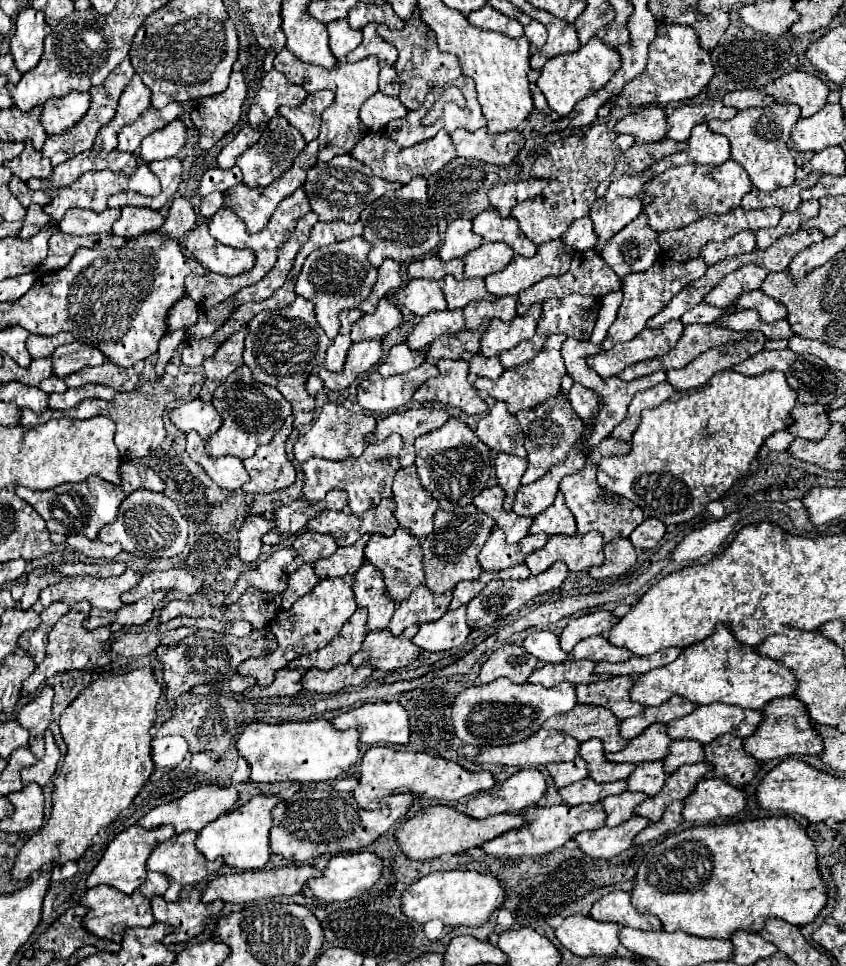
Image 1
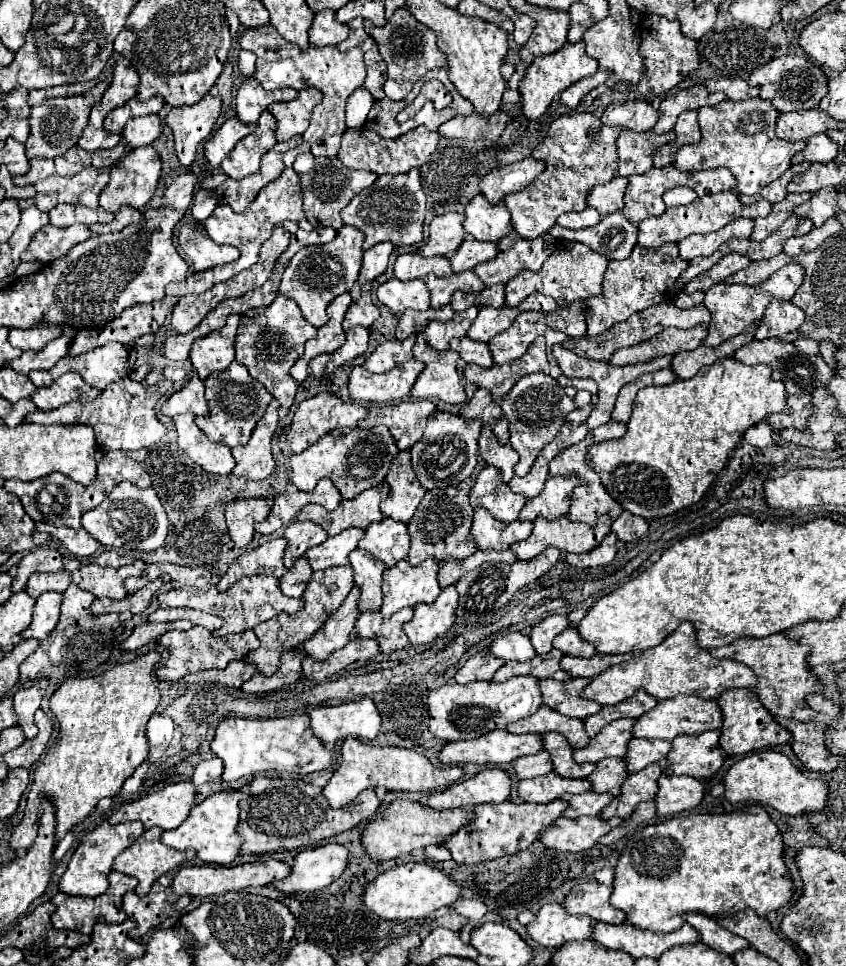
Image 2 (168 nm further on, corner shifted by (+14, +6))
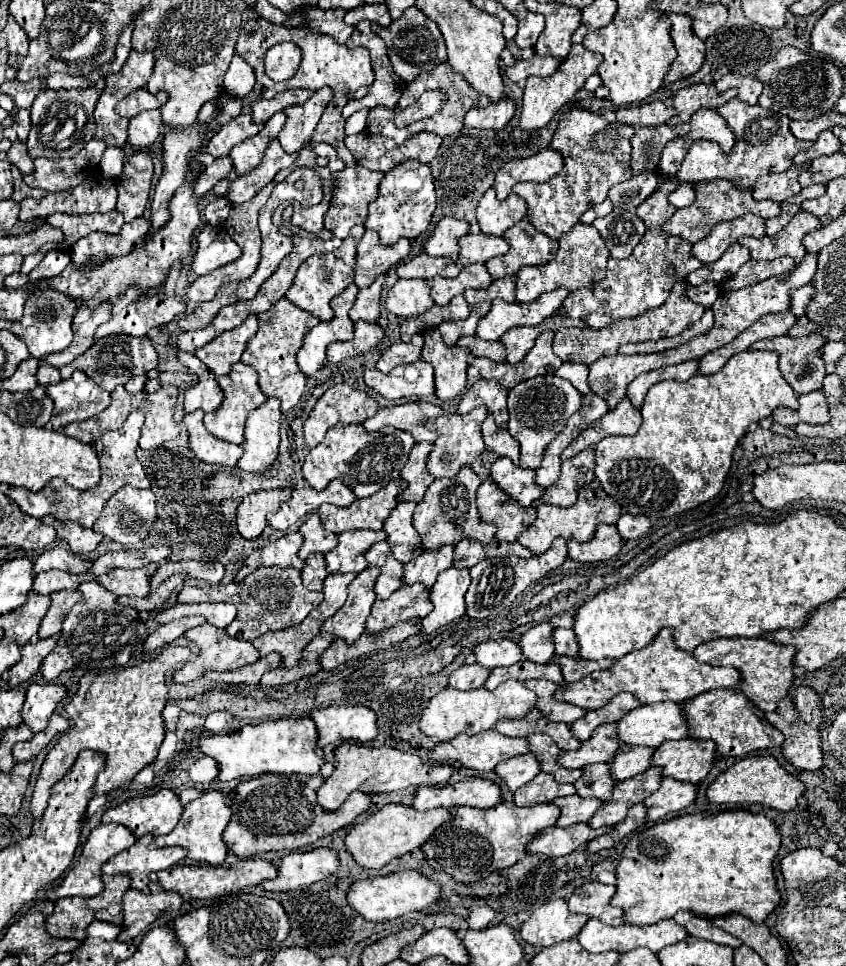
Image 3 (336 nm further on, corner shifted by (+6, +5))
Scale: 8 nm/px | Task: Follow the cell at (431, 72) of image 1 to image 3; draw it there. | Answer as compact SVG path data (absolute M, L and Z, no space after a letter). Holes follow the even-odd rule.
M416 7L406 9L406 13L392 21L390 27L380 27L378 23L372 23L372 29L378 37L384 39L386 47L388 47L388 57L392 61L394 71L406 81L414 81L420 73L434 69L436 65L446 61L446 45L444 45L444 37L414 37L414 33L440 33L438 25L434 21L430 21L422 11L418 11Z

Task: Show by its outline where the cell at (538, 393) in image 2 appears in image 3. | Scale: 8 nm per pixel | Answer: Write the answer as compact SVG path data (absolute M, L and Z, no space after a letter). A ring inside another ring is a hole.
M556 375L532 377L512 387L508 393L508 431L520 443L520 467L538 469L544 457L546 445L562 431L568 417L580 409L582 395L570 385L570 381L560 379Z

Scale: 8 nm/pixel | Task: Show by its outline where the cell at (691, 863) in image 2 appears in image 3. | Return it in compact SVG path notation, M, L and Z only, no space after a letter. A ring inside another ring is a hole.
M736 809L710 817L694 813L660 821L654 827L632 835L626 843L622 859L616 867L616 893L612 897L612 905L624 911L624 923L630 925L654 925L662 919L672 919L680 909L706 919L740 913L750 917L754 923L762 923L780 901L772 873L772 861L778 849L778 829L762 813Z

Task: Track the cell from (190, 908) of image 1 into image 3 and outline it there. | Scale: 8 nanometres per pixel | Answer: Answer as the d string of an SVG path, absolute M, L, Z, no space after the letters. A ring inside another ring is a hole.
M157 883L146 893L140 893L136 889L128 889L122 897L122 909L124 909L124 921L122 921L122 941L132 943L134 937L144 933L152 921L158 919L158 915L166 911L177 911L183 904L183 898L176 892L166 891Z

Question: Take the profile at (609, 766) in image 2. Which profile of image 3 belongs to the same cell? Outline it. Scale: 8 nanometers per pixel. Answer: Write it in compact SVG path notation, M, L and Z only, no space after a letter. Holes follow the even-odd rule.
M608 763L598 765L586 765L582 769L582 777L574 781L576 795L580 797L596 797L600 801L606 801L612 795L616 781L610 777Z

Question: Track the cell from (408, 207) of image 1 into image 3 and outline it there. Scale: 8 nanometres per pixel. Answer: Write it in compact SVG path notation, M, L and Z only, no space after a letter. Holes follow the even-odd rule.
M402 161L390 169L378 187L378 199L368 205L366 229L374 229L384 245L394 245L400 237L416 239L428 231L432 213L436 209L436 191L430 167L420 161Z

